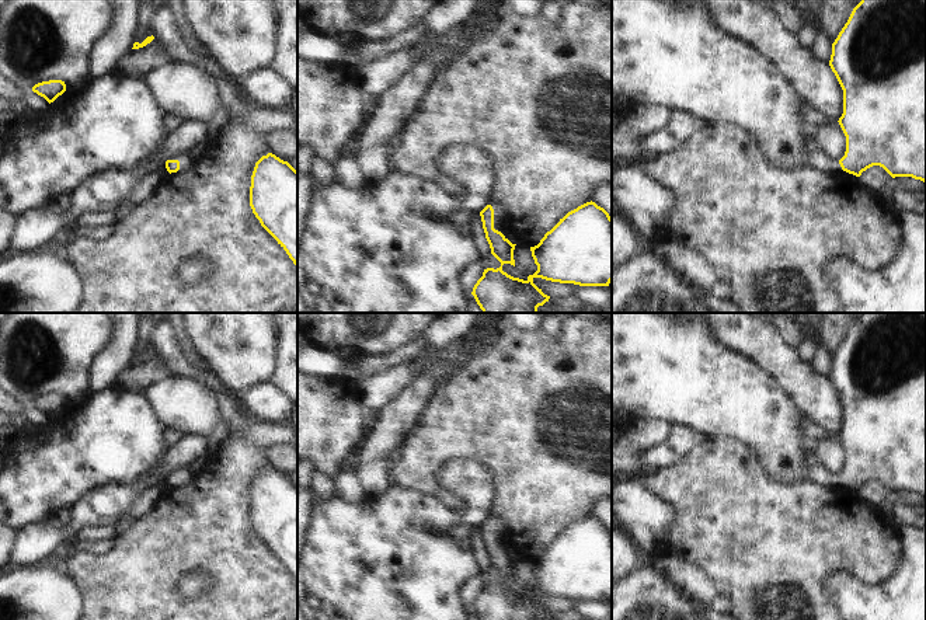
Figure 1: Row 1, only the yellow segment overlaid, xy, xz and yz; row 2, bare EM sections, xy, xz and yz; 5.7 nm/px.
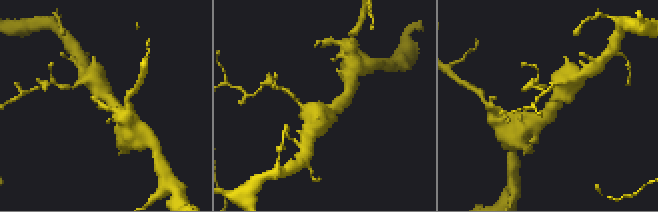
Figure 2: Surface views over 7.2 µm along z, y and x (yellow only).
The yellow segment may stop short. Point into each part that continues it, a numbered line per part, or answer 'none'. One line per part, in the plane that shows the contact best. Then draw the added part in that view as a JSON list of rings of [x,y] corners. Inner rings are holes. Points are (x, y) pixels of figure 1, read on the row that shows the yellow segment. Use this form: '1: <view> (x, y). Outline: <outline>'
1: xz (497, 209). Outline: [[[491,201],[491,206],[494,209],[494,229],[501,231],[502,209],[495,201]]]

